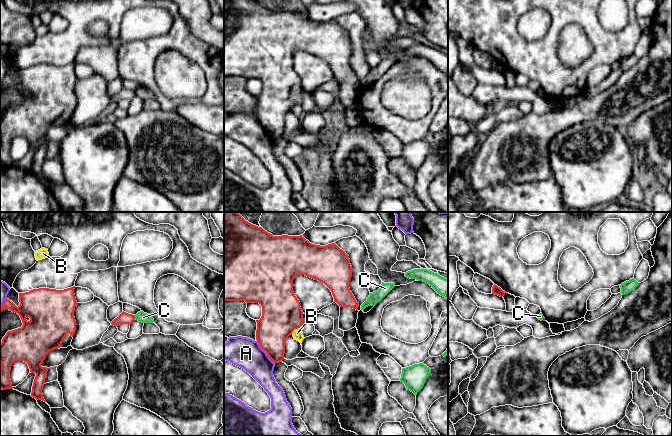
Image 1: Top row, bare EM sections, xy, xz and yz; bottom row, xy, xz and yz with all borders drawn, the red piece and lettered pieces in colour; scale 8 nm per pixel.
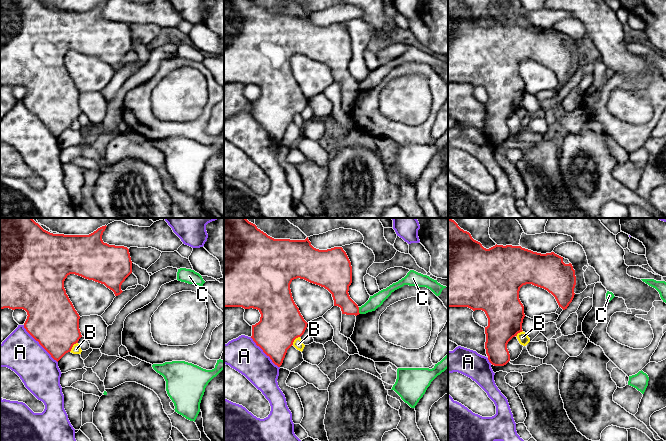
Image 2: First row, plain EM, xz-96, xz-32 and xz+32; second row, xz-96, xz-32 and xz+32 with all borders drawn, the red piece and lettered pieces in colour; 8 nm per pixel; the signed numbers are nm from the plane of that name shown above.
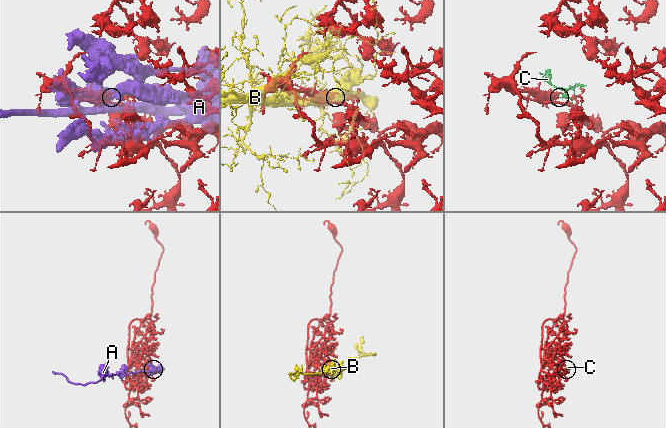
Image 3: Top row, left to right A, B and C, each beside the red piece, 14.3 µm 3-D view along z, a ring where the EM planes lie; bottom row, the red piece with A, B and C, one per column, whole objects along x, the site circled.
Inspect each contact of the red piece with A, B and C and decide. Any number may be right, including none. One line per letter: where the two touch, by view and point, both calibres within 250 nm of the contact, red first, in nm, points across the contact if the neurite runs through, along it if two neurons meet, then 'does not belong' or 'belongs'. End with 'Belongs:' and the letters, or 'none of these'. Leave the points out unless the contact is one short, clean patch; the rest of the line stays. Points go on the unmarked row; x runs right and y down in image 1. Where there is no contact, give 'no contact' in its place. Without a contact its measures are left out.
A: meets red in xz at (265, 127); 280 nm thick on the red side, 240 nm on the other; does not belong
B: meets red in xz at (295, 104); 320 nm thick on the red side, 80 nm on the other; does not belong
C: meets red in xy at (134, 93); 100 nm thick on the red side, 80 nm on the other; border along xy (134, 91), (135, 94); does not belong
Belongs: none of these

